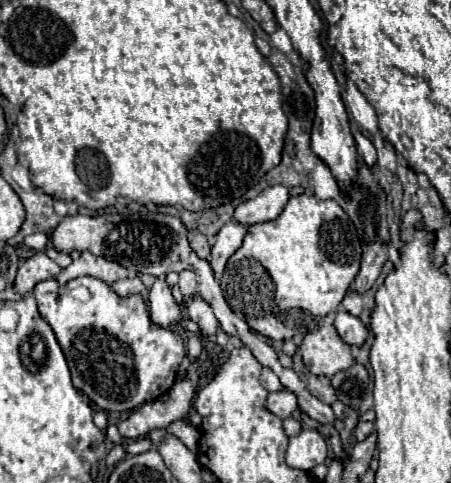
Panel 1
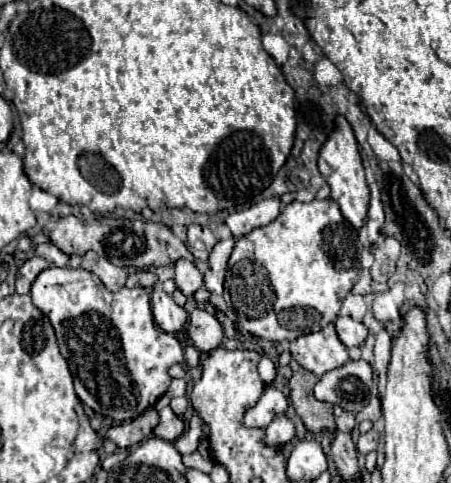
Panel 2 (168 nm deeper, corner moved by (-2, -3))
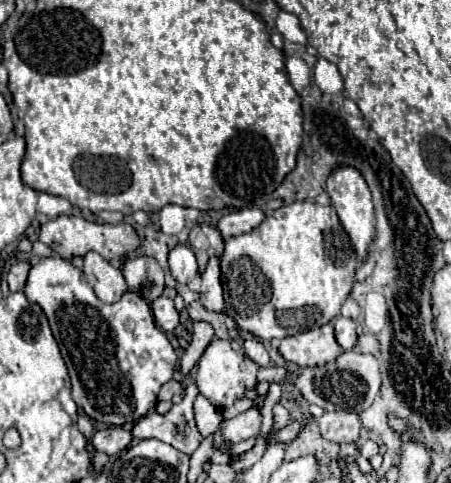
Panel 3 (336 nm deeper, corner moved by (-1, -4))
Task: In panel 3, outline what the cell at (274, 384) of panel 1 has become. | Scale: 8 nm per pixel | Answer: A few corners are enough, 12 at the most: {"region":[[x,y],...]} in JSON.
{"region":[[243,340],[243,350],[257,366],[269,364],[263,342]]}

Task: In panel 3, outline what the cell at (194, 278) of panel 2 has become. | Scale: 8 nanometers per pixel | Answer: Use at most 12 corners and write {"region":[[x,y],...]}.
{"region":[[187,244],[169,252],[169,268],[179,284],[197,276],[197,260]]}

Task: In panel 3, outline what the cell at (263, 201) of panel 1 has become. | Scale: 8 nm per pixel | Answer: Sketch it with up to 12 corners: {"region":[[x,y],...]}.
{"region":[[261,208],[223,216],[217,228],[223,238],[251,232],[265,218]]}

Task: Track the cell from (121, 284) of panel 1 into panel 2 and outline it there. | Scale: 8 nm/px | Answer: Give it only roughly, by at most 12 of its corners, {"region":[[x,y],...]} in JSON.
{"region":[[152,271],[132,273],[126,287],[152,287],[156,275]]}

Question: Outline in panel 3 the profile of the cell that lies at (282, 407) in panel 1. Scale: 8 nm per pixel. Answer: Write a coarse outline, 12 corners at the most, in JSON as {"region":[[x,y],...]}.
{"region":[[259,408],[223,420],[213,448],[229,452],[253,438],[261,426]]}

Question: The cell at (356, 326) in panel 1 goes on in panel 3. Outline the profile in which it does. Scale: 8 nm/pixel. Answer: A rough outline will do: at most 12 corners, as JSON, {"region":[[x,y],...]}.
{"region":[[337,316],[333,320],[335,338],[343,350],[357,342],[357,322]]}

